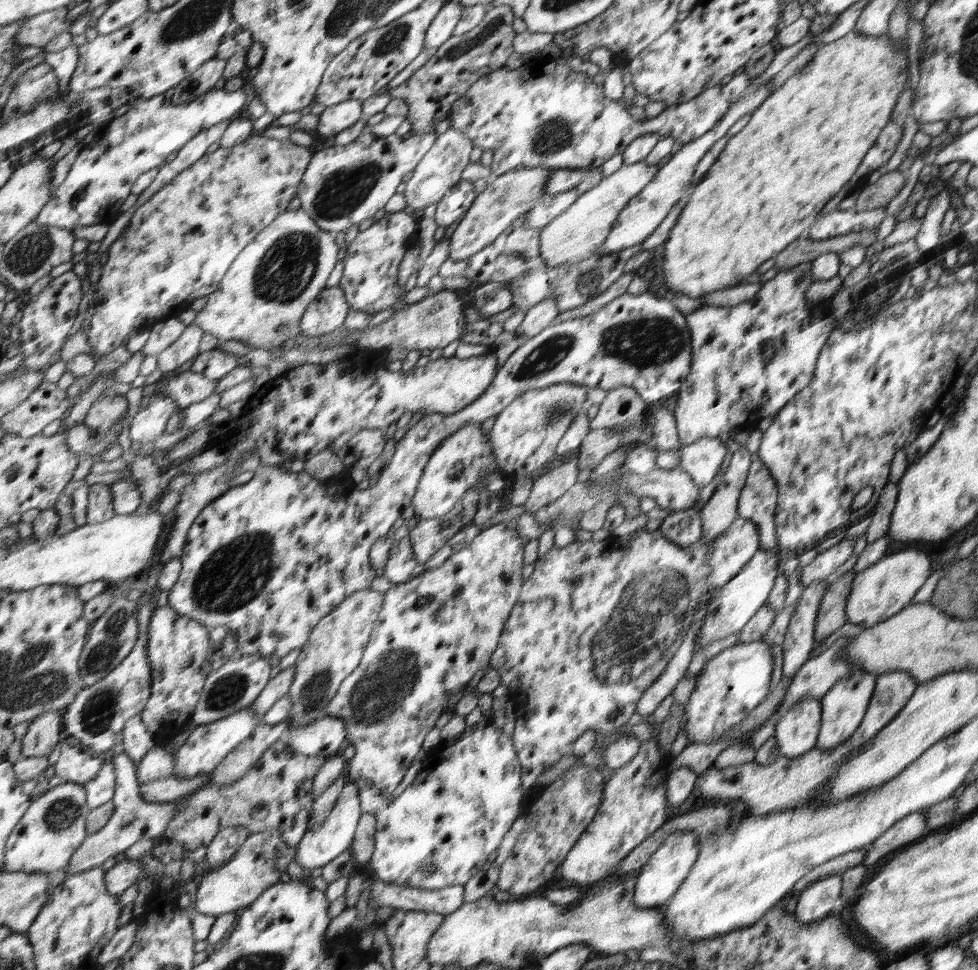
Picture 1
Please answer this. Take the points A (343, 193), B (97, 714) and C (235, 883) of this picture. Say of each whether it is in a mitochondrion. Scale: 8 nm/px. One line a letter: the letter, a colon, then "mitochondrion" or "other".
A: mitochondrion
B: mitochondrion
C: other

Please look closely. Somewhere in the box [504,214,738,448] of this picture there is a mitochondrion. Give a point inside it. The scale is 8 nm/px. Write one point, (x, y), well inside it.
(652, 341)

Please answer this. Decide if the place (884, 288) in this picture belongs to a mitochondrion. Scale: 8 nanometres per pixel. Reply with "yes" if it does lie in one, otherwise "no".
yes

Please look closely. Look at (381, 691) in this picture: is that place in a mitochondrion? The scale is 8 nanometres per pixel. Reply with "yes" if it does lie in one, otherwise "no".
yes

